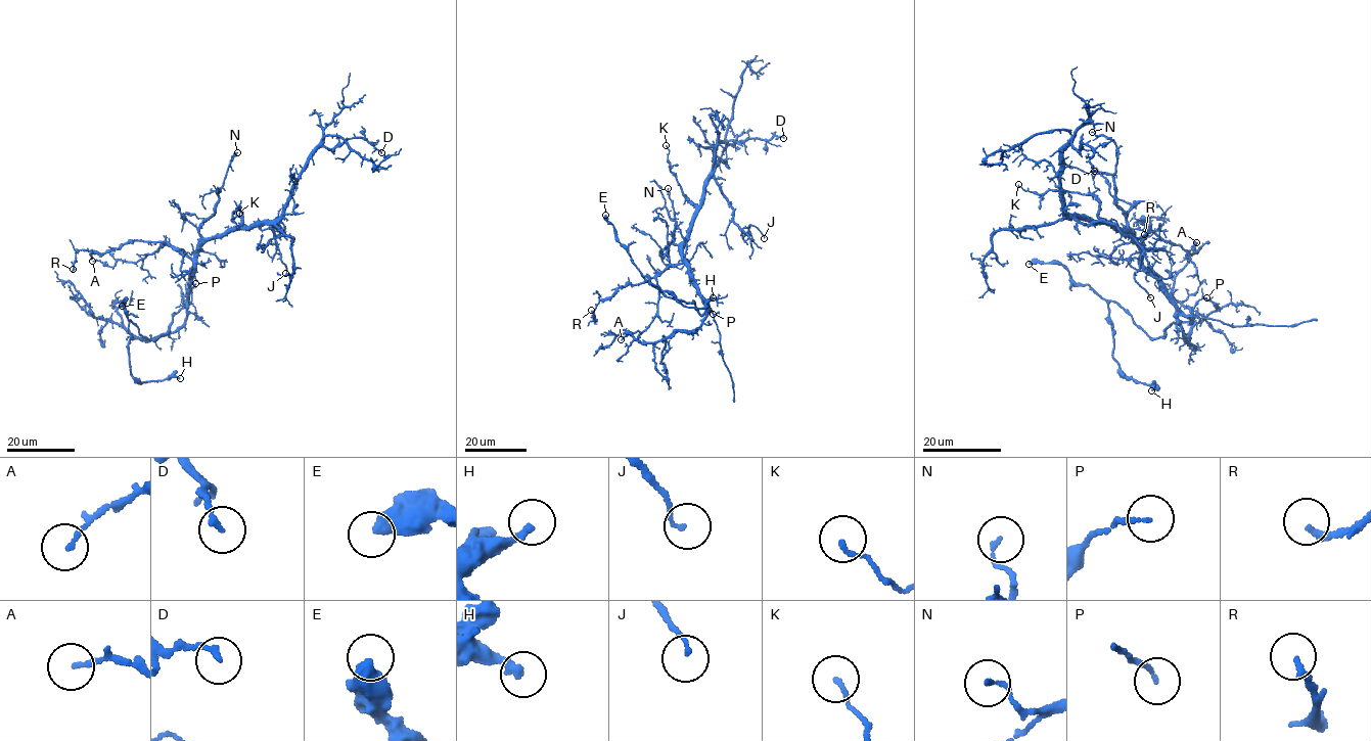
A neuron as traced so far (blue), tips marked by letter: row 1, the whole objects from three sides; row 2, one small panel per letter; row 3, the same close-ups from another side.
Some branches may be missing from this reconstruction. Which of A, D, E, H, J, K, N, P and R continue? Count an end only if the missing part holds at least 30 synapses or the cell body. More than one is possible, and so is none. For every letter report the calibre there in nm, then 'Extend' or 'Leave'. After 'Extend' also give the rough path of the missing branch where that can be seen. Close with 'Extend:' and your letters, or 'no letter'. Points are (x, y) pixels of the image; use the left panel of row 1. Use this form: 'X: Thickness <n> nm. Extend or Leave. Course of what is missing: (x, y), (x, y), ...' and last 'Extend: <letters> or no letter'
A: Thickness 160 nm. Leave
D: Thickness 170 nm. Leave
E: Thickness 600 nm. Leave
H: Thickness 260 nm. Leave
J: Thickness 120 nm. Leave
K: Thickness 130 nm. Leave
N: Thickness 120 nm. Leave
P: Thickness 160 nm. Leave
R: Thickness 220 nm. Leave
Extend: no letter

